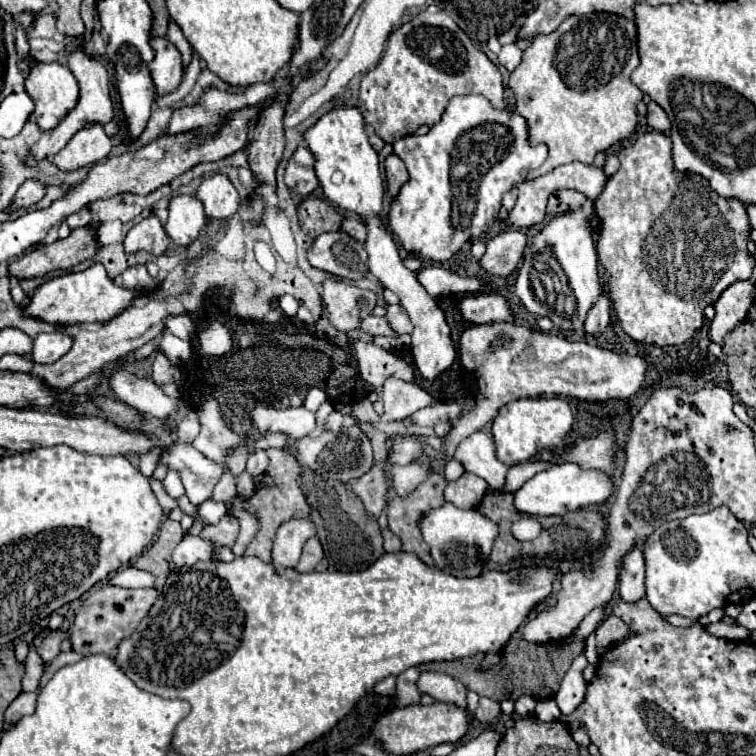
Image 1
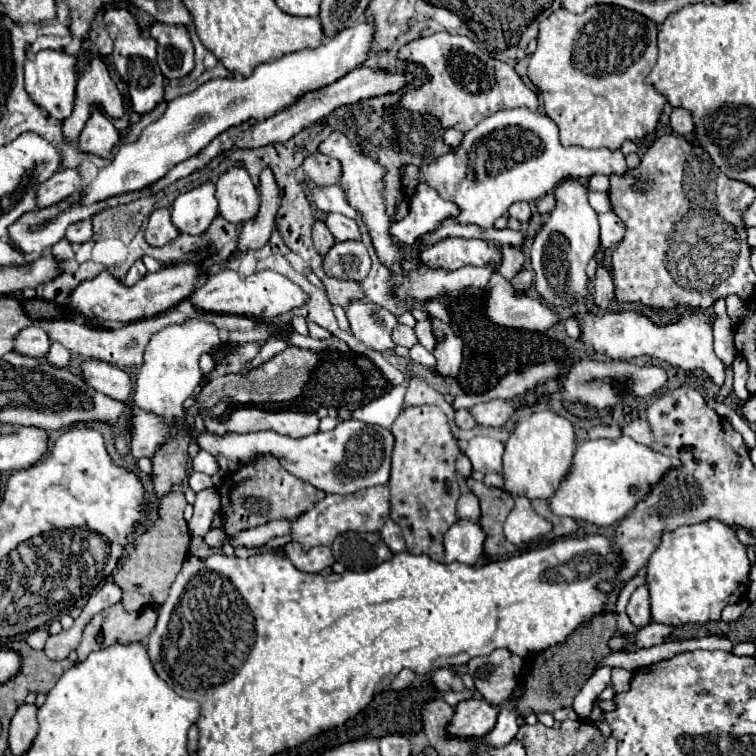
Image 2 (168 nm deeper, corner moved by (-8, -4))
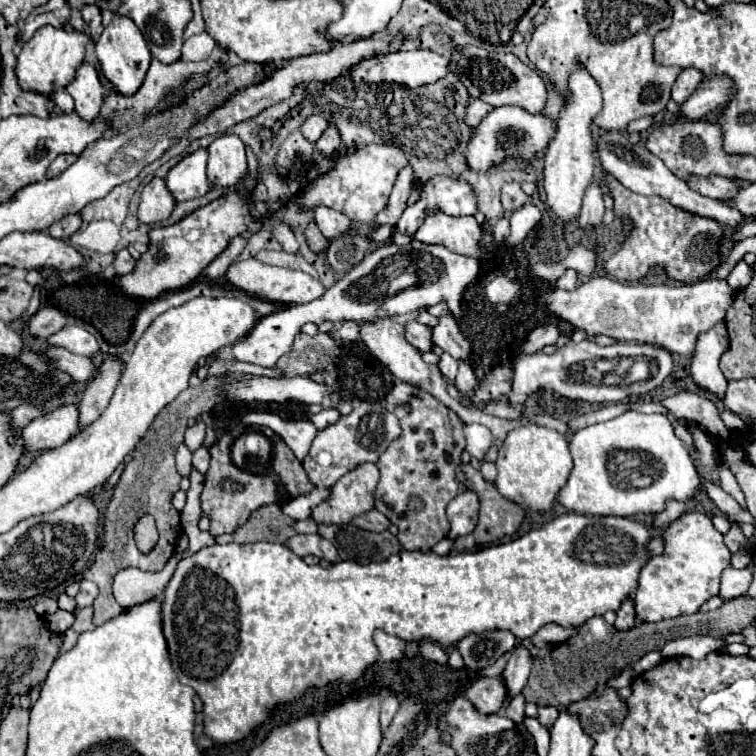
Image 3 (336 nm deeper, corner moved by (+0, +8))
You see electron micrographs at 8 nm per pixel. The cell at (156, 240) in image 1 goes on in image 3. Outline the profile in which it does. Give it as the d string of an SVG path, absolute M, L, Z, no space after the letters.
M154 176L140 194L140 208L138 208L138 220L144 224L152 224L158 220L166 220L176 206L172 192L168 190L164 178Z

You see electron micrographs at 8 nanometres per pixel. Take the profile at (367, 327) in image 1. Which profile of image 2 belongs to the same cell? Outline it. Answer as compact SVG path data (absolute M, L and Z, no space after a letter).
M398 324L392 330L392 340L394 340L394 344L406 346L406 348L410 348L410 346L414 346L418 342L416 336L414 336L414 332L412 332L412 328L410 326L404 326L404 324Z

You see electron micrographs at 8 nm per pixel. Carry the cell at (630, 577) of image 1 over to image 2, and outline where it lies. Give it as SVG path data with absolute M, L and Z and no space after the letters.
M638 586L634 590L634 594L628 600L628 608L626 614L630 616L632 624L636 624L638 628L644 628L652 618L650 618L650 592L648 586Z

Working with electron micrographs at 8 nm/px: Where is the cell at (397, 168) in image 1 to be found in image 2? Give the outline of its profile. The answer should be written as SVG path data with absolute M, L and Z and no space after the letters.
M418 182L414 196L408 200L406 218L392 224L392 236L396 236L402 244L414 244L418 236L434 232L442 220L456 212L456 204L442 200L426 182Z

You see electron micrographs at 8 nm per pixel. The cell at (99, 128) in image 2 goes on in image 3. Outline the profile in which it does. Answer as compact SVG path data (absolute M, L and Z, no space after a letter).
M90 60L78 68L76 80L66 86L66 92L74 98L76 112L80 112L84 120L94 120L98 116L104 98L104 86L100 82L96 66Z

